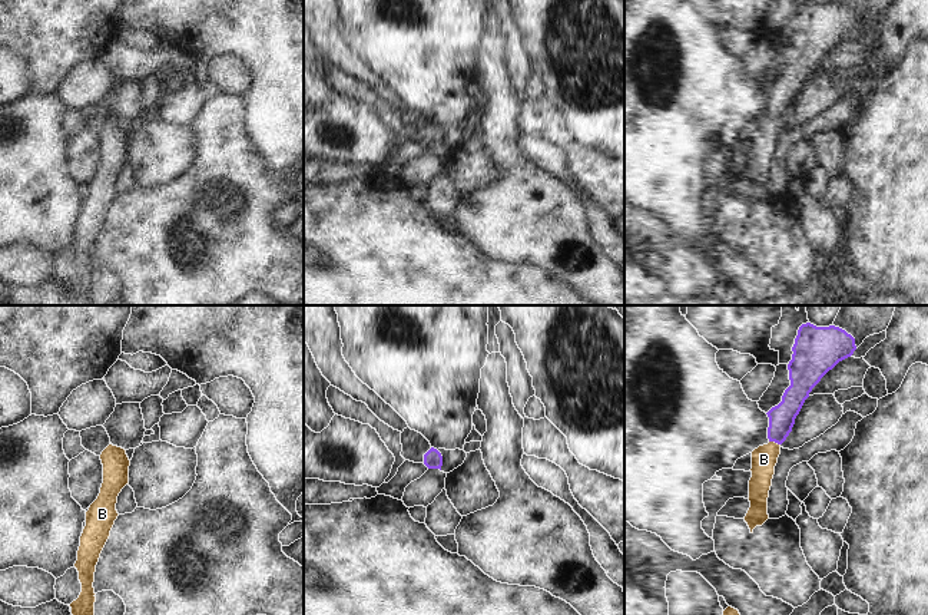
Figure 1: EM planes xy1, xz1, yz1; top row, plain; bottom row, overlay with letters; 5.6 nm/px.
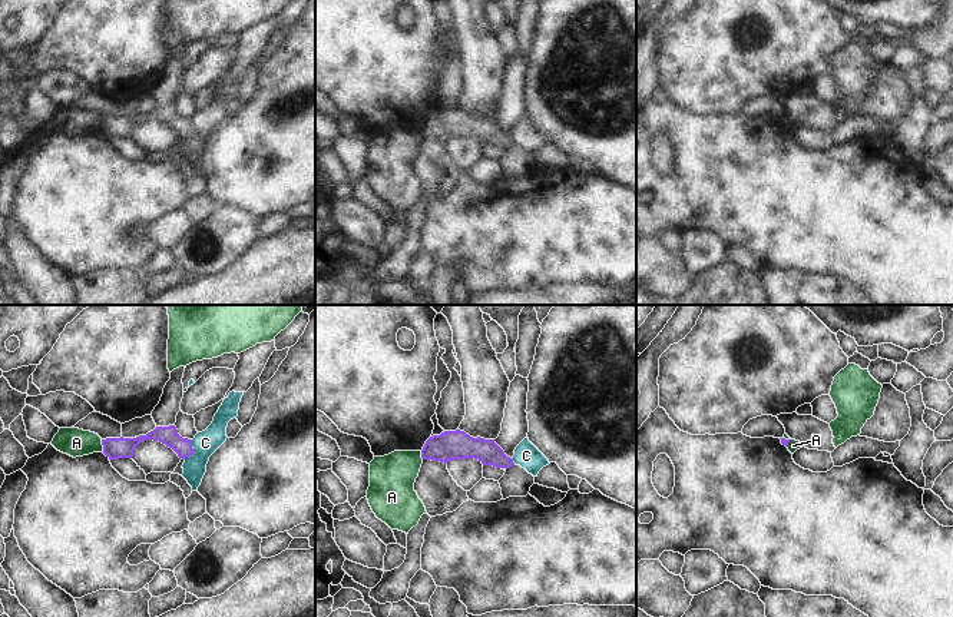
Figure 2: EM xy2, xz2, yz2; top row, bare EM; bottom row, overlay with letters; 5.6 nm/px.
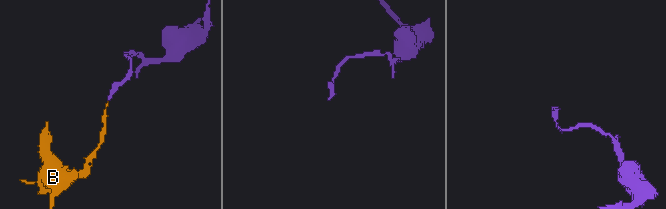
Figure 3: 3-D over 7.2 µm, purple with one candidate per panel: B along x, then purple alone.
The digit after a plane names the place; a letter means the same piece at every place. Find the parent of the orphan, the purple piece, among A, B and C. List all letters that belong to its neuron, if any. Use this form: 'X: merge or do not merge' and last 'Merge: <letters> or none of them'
A: do not merge
B: merge
C: do not merge
Merge: B

